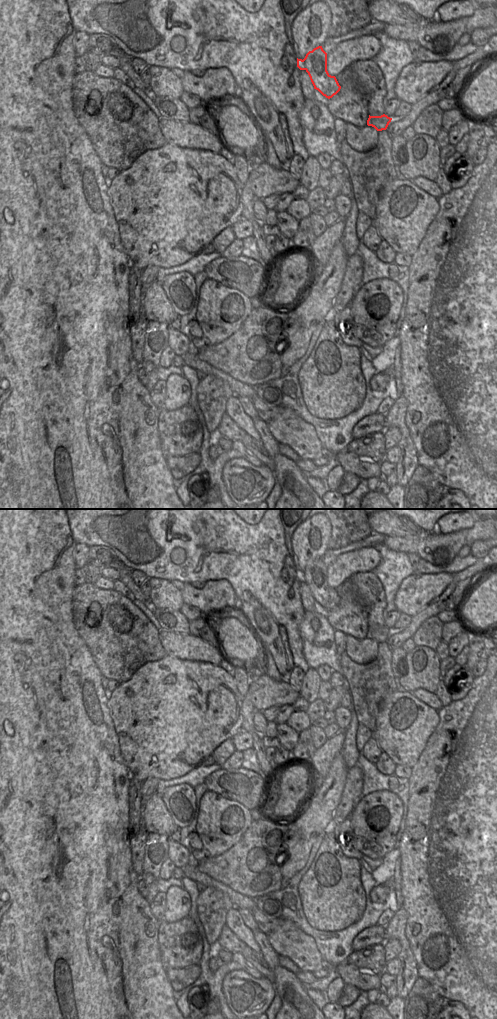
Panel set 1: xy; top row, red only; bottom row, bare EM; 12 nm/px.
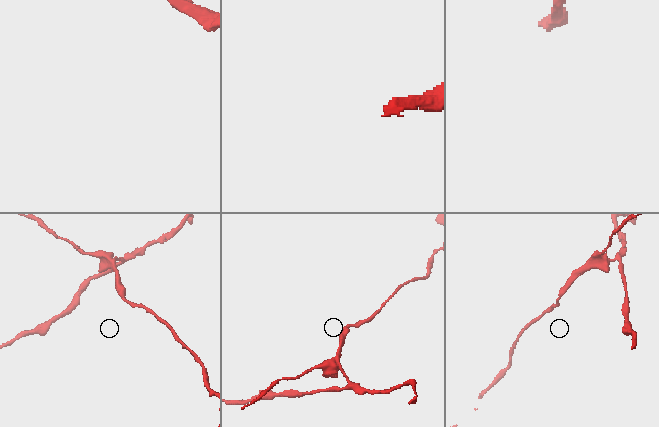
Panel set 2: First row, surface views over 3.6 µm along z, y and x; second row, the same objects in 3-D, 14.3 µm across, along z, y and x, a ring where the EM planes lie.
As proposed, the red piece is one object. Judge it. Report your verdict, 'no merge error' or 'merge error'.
merge error

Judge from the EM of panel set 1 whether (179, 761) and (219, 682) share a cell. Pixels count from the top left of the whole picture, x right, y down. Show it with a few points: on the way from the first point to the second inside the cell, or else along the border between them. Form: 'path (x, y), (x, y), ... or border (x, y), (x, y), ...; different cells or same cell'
path (179, 741), (179, 737), (209, 707), (209, 702); same cell

